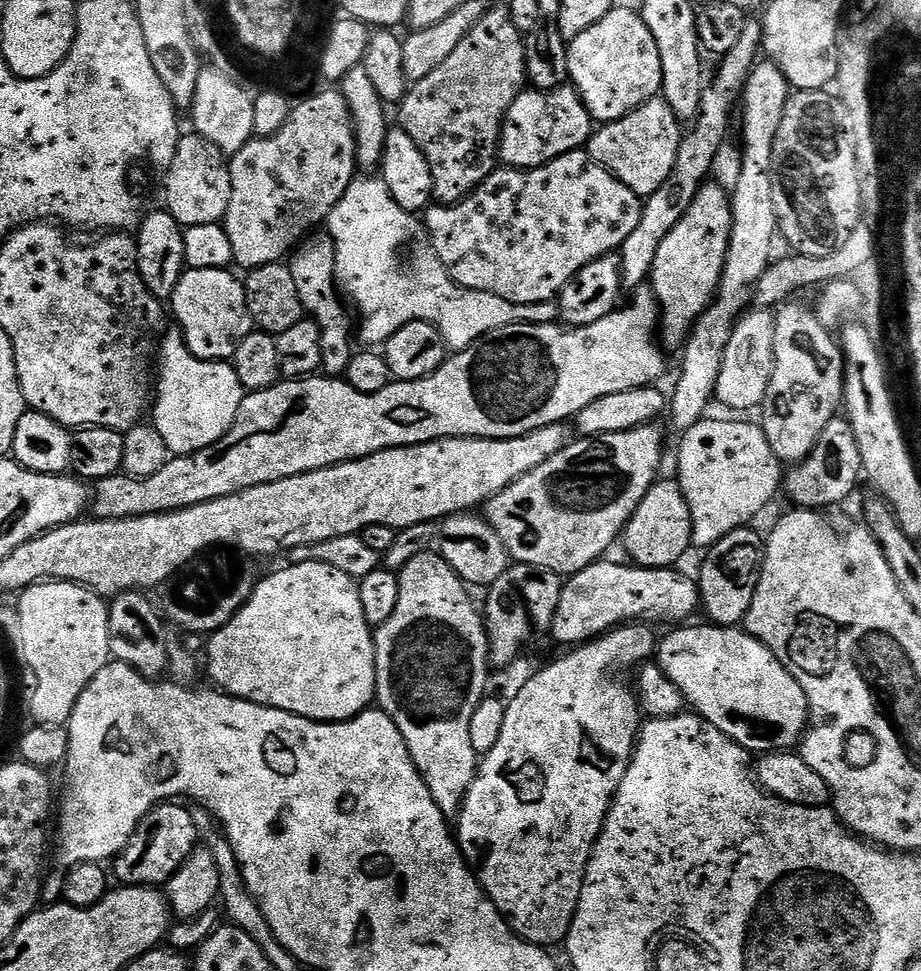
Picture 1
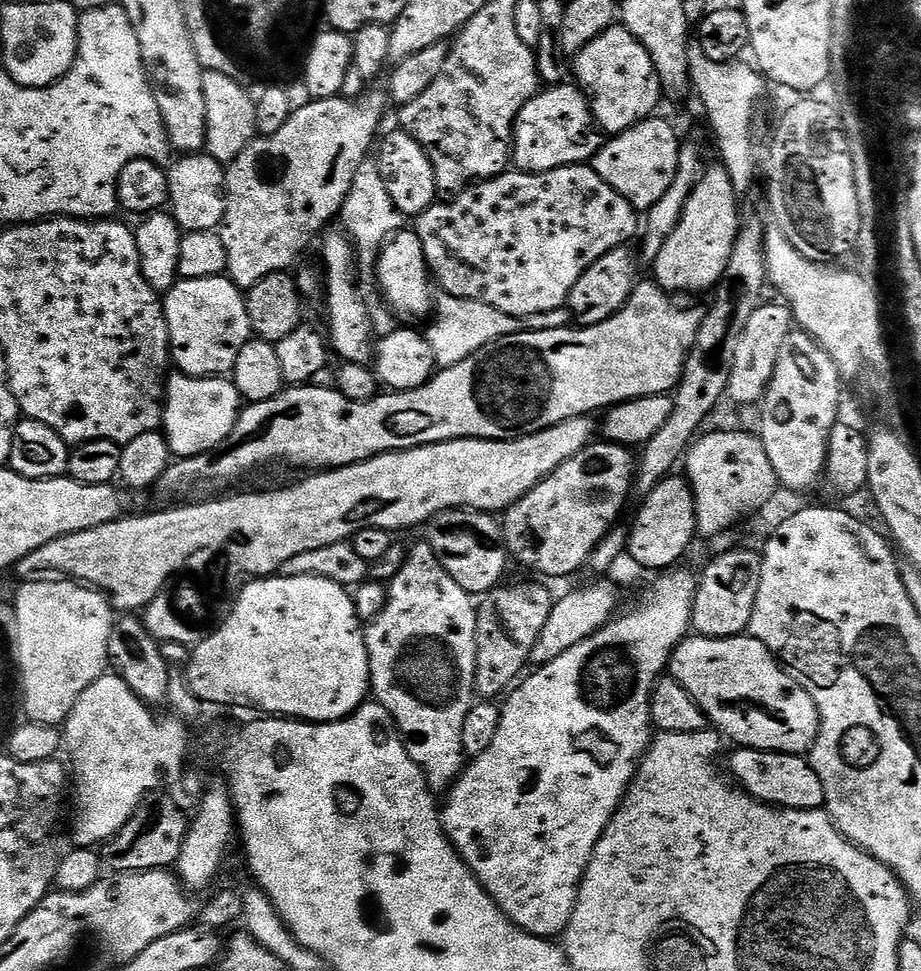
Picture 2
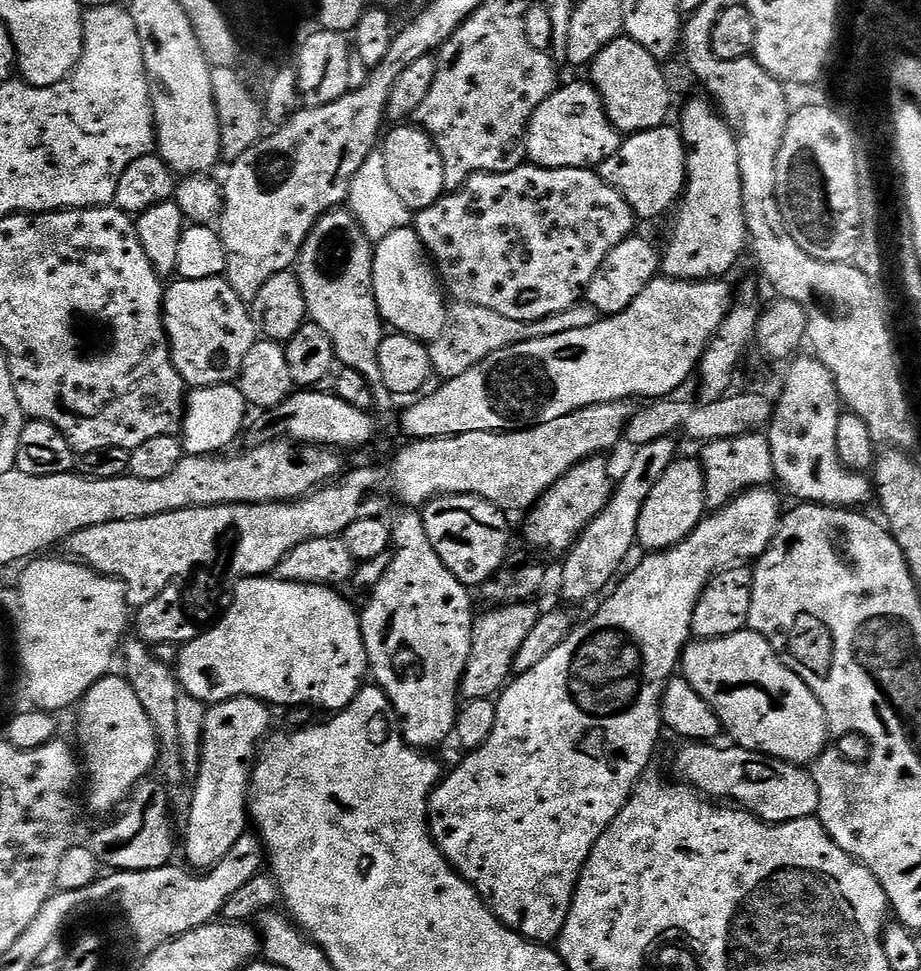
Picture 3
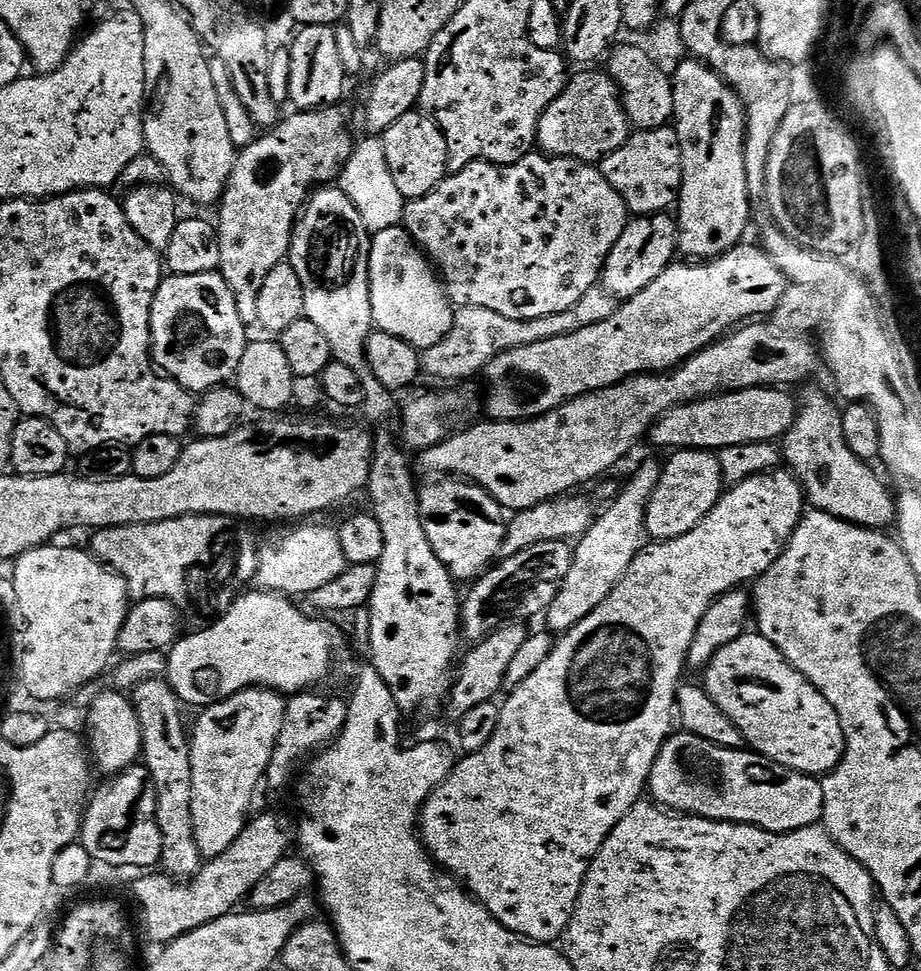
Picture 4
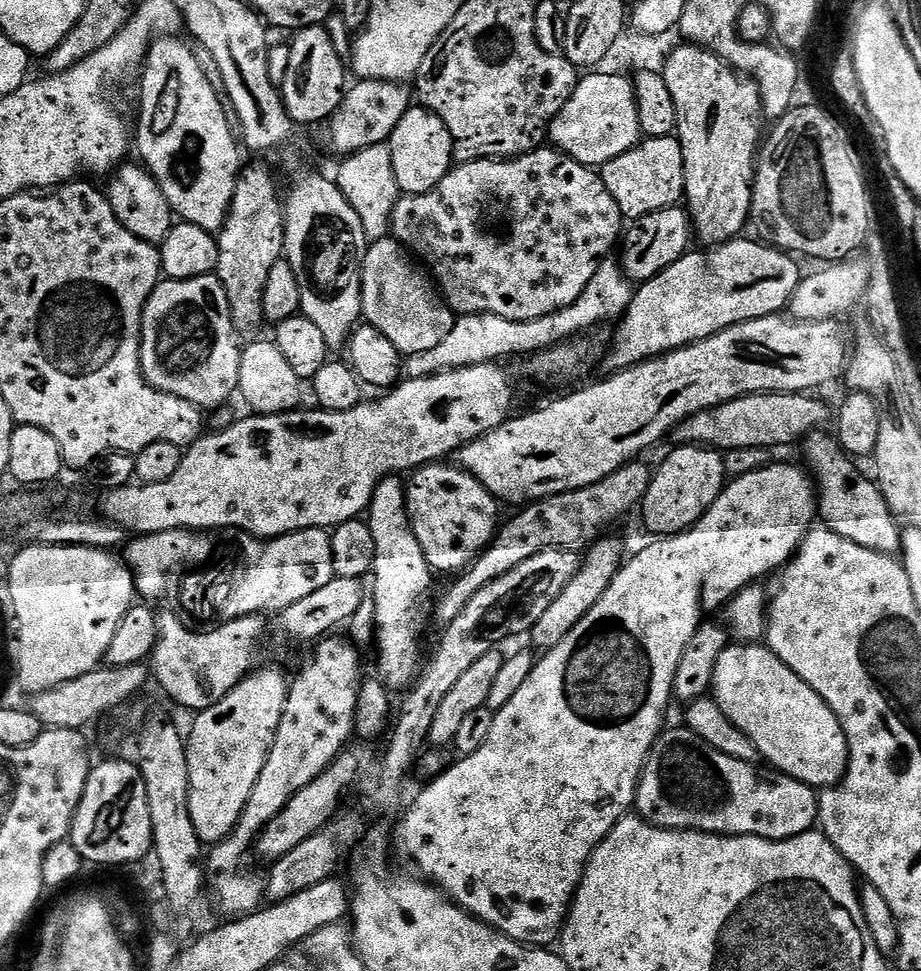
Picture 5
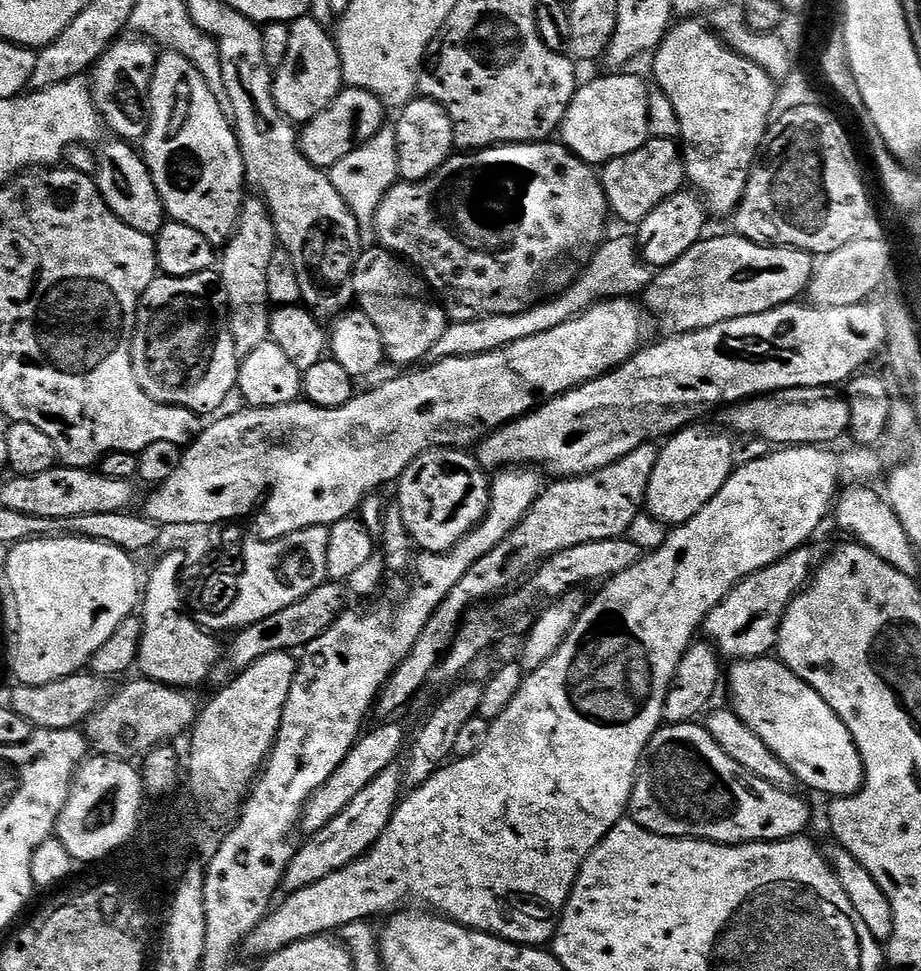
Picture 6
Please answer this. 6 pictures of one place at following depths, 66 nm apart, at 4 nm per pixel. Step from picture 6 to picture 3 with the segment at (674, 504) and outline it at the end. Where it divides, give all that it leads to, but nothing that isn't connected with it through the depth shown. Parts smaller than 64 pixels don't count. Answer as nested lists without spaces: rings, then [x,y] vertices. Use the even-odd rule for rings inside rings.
[[[678,458],[670,466],[670,470],[666,470],[666,474],[658,478],[654,490],[650,490],[650,498],[646,498],[646,506],[642,506],[642,518],[638,520],[638,534],[636,535],[639,547],[648,548],[644,550],[653,553],[681,544],[700,525],[707,508],[703,463],[699,459]]]

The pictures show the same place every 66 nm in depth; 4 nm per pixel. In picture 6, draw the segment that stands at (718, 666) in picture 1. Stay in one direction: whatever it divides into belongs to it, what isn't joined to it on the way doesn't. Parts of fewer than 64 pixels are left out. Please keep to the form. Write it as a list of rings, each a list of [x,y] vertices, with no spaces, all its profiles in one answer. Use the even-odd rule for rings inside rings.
[[[776,658],[737,660],[731,667],[726,672],[726,688],[728,684],[732,711],[742,718],[742,722],[746,722],[746,726],[750,726],[750,730],[754,730],[754,734],[758,734],[758,738],[762,738],[762,742],[766,742],[766,746],[770,746],[772,753],[796,775],[801,785],[805,784],[816,792],[825,792],[828,798],[852,796],[863,788],[862,758],[850,730],[846,730],[842,718],[830,710],[828,703],[805,680],[795,676]]]

